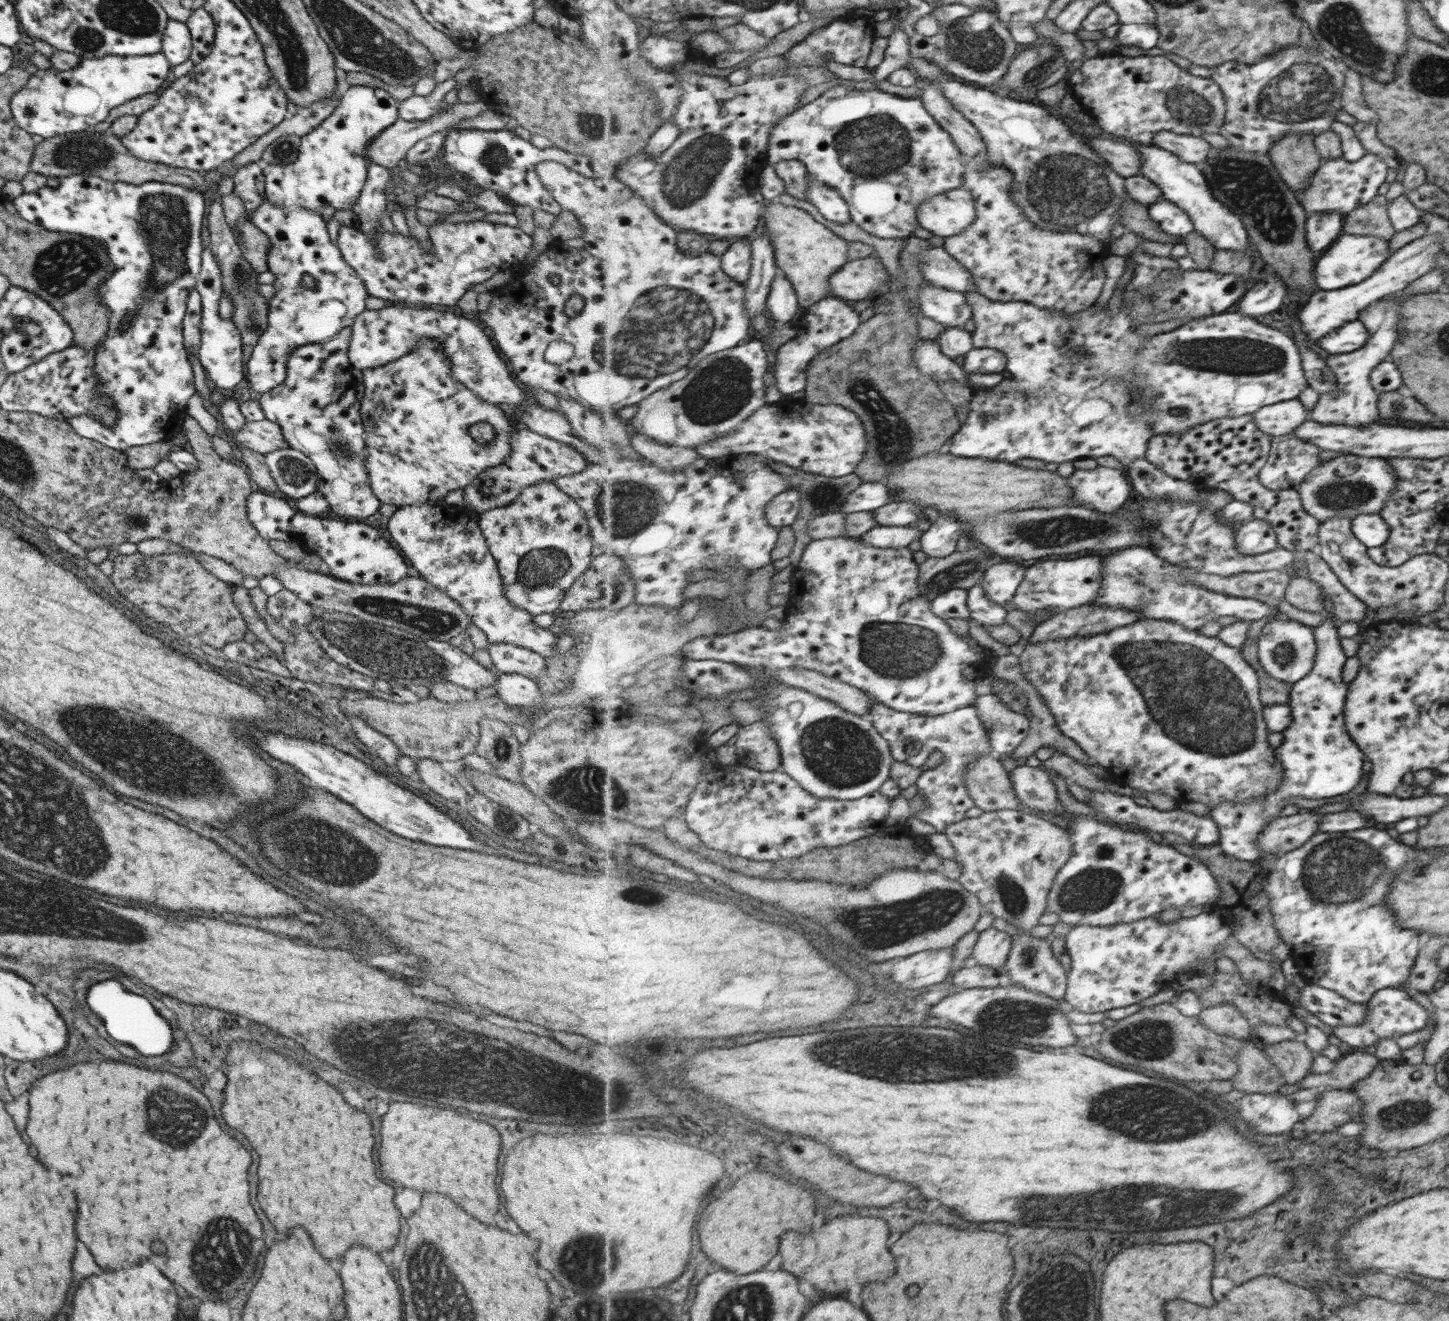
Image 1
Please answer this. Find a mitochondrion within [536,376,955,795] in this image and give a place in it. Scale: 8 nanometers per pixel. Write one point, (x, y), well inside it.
(841, 754)

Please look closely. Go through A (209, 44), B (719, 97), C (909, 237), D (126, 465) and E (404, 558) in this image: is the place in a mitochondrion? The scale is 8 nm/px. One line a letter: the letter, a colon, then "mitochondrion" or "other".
A: other
B: other
C: other
D: other
E: other

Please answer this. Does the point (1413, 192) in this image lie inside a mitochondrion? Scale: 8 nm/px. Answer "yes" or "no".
no

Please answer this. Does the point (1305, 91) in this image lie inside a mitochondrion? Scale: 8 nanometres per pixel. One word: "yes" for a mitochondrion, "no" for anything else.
yes

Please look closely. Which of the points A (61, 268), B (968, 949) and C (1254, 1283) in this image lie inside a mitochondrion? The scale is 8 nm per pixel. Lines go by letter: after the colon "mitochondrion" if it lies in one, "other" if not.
A: mitochondrion
B: other
C: other

